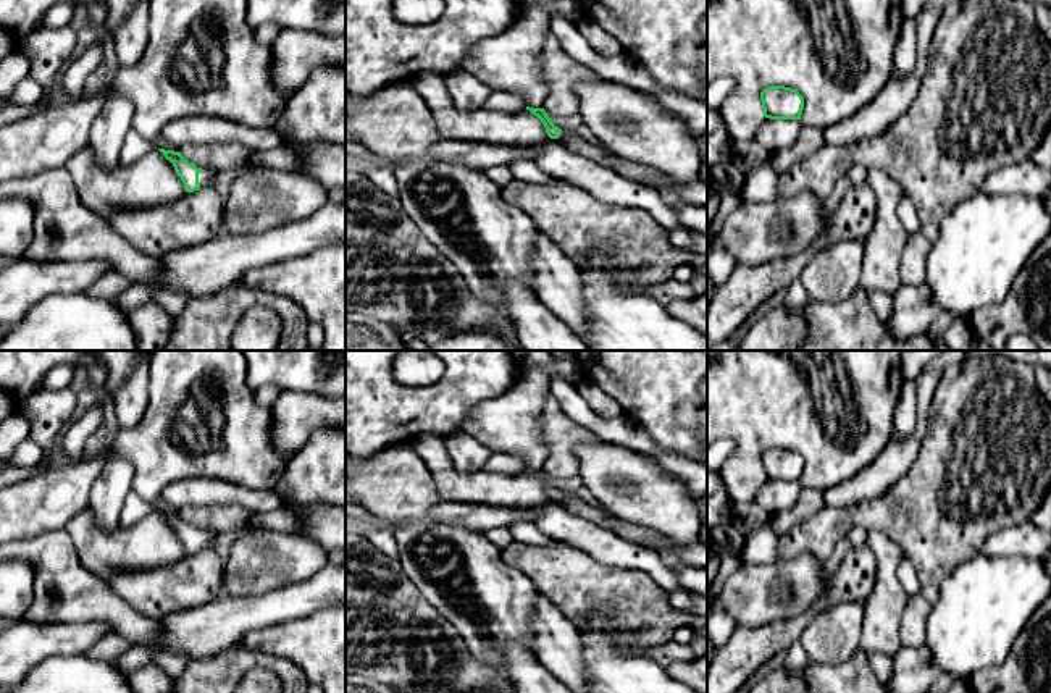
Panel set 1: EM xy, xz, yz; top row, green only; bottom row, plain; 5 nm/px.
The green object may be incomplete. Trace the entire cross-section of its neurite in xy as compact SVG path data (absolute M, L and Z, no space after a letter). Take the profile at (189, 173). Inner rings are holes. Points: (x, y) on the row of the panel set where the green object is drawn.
M158 149L166 160L170 160L174 166L176 174L181 178L186 192L199 191L200 187L207 187L213 184L216 178L216 171L202 170L195 165L189 163L181 152Z

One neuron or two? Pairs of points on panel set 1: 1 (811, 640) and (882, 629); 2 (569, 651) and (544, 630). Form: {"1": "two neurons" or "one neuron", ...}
{"1": "two neurons", "2": "one neuron"}

